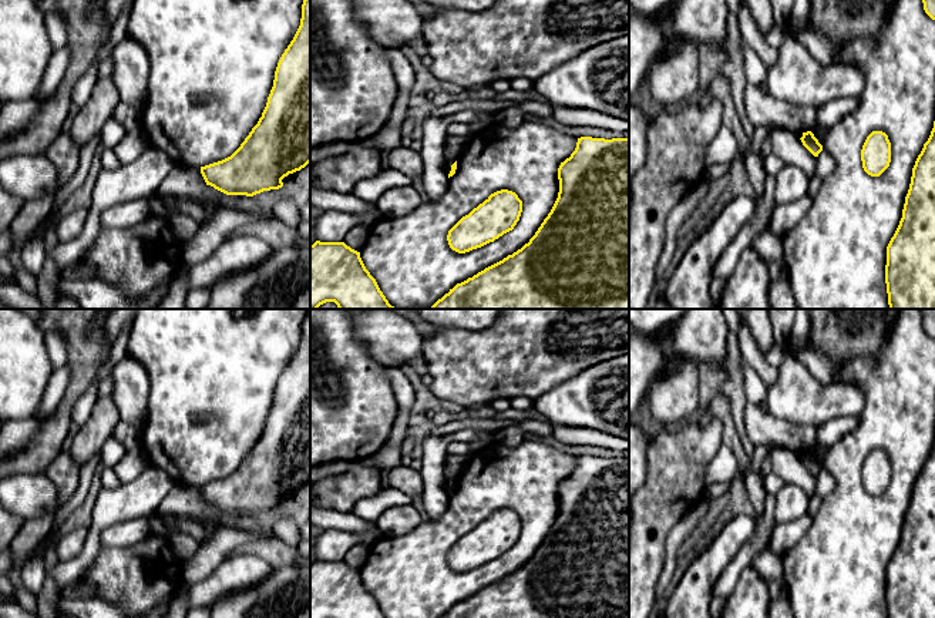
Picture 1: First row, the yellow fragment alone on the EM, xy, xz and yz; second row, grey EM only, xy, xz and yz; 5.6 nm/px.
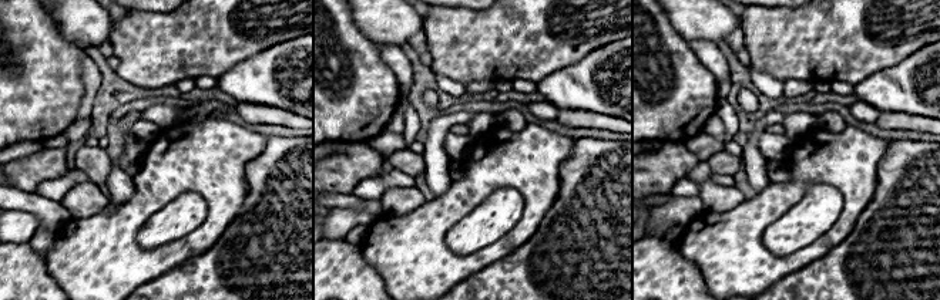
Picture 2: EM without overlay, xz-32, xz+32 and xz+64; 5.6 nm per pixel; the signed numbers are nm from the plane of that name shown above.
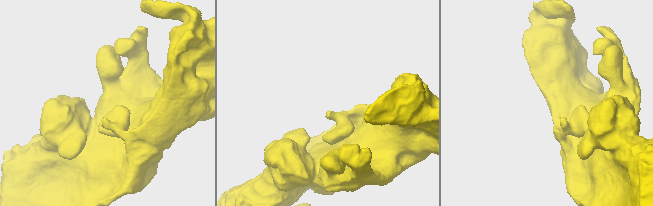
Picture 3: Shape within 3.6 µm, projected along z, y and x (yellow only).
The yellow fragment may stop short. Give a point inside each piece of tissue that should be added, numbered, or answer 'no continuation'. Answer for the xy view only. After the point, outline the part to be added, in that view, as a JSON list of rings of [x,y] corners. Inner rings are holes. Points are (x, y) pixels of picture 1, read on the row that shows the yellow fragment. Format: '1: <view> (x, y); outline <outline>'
no continuation

